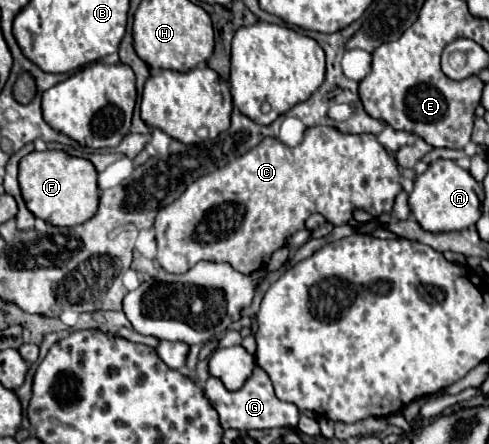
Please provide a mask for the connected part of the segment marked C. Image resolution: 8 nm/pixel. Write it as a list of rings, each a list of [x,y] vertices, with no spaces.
[[[313,126],[313,128],[307,128],[305,132],[305,138],[299,146],[291,148],[291,146],[285,146],[283,142],[279,142],[277,138],[263,138],[261,144],[257,144],[253,150],[249,150],[247,154],[243,154],[241,158],[229,162],[227,166],[223,168],[217,168],[215,172],[207,174],[207,176],[201,176],[197,178],[173,204],[169,204],[167,208],[159,210],[157,218],[155,218],[155,238],[157,238],[157,262],[161,264],[163,270],[171,272],[171,274],[183,274],[187,272],[191,266],[195,266],[199,260],[213,260],[213,262],[229,262],[235,270],[243,272],[243,274],[249,274],[253,270],[259,270],[263,268],[269,260],[271,260],[271,254],[275,250],[279,250],[281,246],[285,246],[287,238],[293,236],[295,232],[303,230],[305,228],[305,220],[319,212],[325,216],[327,222],[331,222],[333,226],[341,226],[341,224],[347,224],[353,216],[353,210],[359,208],[359,210],[365,210],[369,212],[371,216],[381,216],[381,214],[389,214],[391,208],[393,208],[393,200],[395,196],[401,192],[401,184],[399,184],[399,168],[395,164],[395,160],[391,160],[391,156],[387,154],[387,150],[377,142],[377,136],[375,134],[343,134],[339,132],[337,128],[331,128],[331,126]]]

